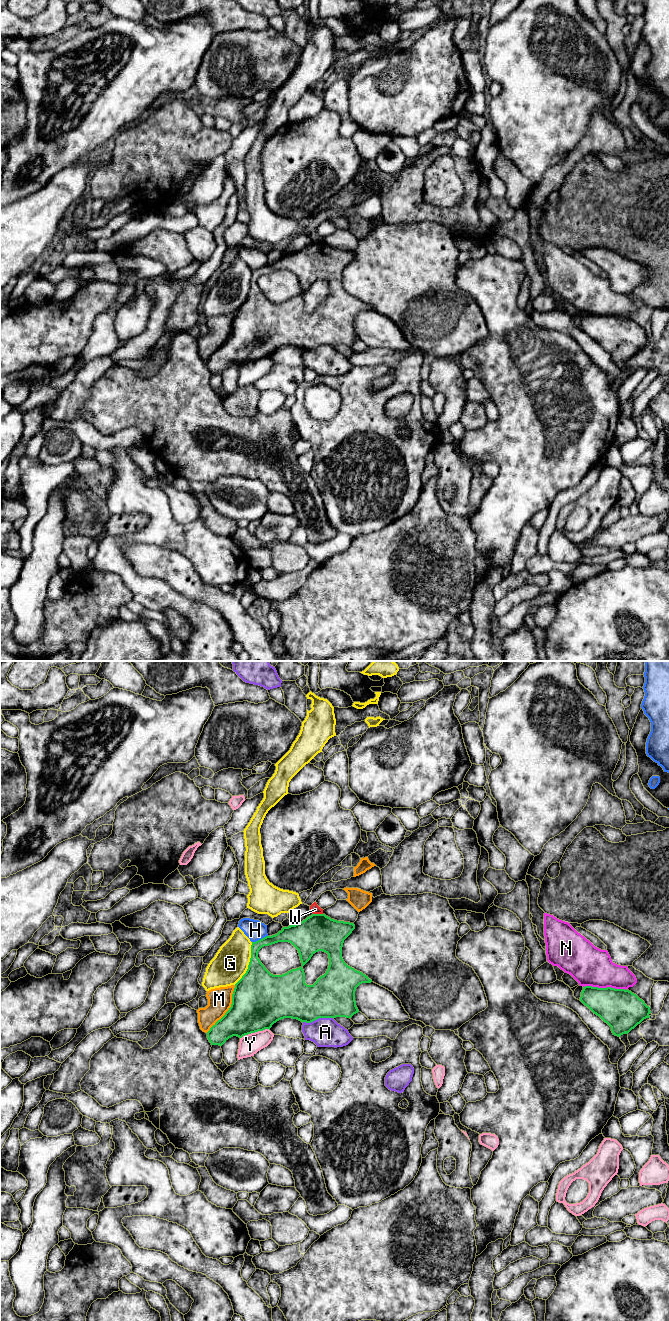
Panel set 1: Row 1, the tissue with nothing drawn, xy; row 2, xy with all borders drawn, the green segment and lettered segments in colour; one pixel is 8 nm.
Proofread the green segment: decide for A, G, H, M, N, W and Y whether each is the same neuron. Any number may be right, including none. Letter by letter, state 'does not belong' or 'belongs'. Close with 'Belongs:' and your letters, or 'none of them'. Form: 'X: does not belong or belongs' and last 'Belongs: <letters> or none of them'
A: does not belong
G: does not belong
H: does not belong
M: does not belong
N: does not belong
W: does not belong
Y: does not belong
Belongs: none of them

